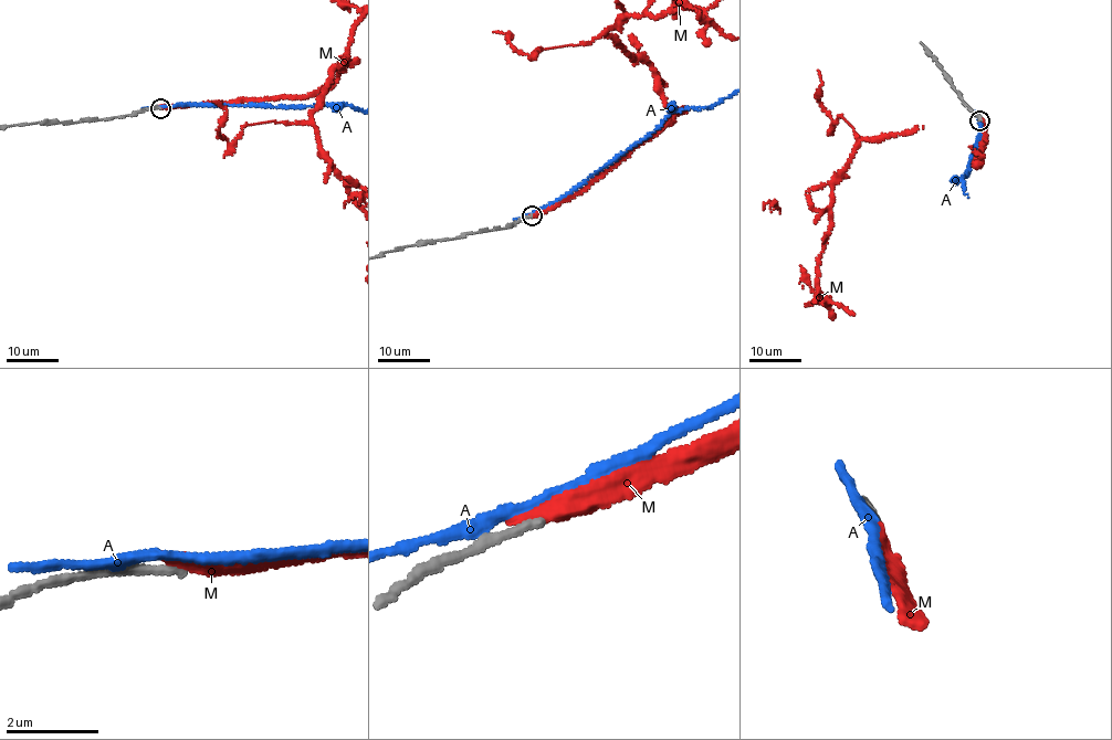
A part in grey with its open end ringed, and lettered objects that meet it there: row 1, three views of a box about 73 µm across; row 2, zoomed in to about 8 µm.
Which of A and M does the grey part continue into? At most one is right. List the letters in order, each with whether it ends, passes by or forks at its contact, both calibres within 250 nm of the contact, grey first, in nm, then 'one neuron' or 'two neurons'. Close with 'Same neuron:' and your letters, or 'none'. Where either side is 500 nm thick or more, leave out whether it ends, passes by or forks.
A: it passes by | 170/240 nm | two neurons
M: it ends | 200/320 nm | two neurons
Same neuron: none

